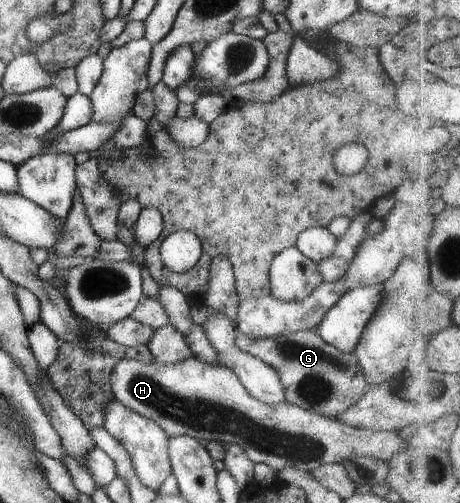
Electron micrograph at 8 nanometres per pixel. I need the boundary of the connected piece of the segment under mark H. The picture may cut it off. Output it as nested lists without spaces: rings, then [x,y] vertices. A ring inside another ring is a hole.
[[[193,356],[169,364],[157,363],[153,359],[146,363],[135,359],[119,359],[113,365],[108,380],[115,400],[137,415],[157,423],[169,438],[185,436],[202,443],[217,442],[224,446],[235,444],[245,451],[253,463],[268,465],[275,472],[289,467],[311,475],[321,465],[343,465],[343,461],[353,461],[359,455],[369,455],[387,463],[391,455],[408,448],[407,443],[394,431],[349,427],[338,420],[319,417],[311,411],[295,407],[287,400],[277,405],[261,403],[245,391],[229,368],[209,365]]]

